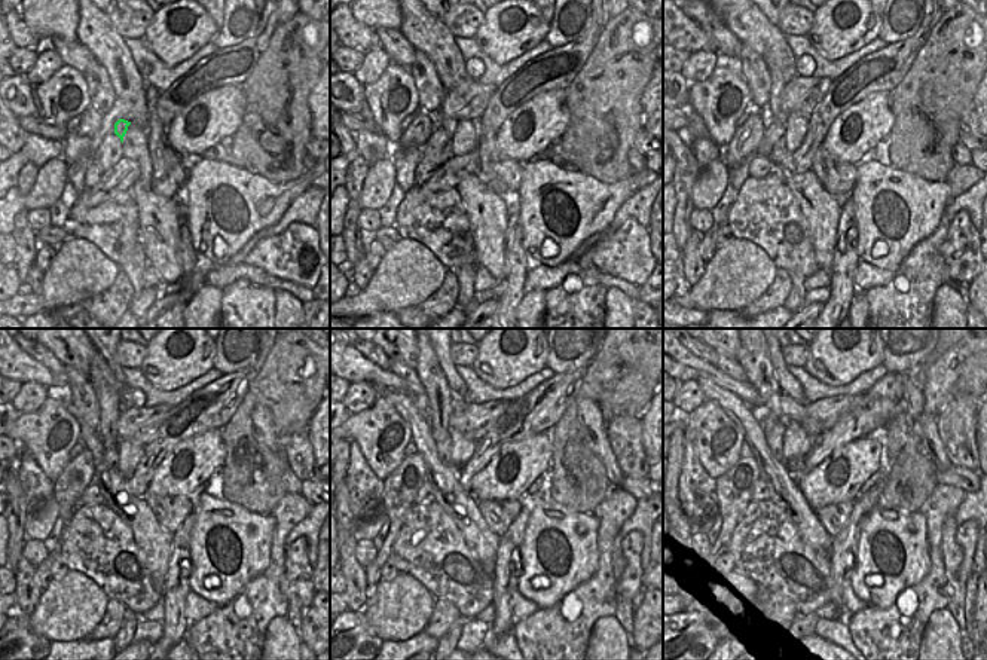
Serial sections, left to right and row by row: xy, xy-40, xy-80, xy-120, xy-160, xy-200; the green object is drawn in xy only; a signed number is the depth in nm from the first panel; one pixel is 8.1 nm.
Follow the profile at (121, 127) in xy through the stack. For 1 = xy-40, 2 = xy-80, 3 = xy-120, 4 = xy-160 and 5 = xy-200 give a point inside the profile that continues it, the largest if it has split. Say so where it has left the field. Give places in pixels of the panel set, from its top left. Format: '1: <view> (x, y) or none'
1: xy-40 (448, 124)
2: xy-80 (775, 112)
3: xy-120 (107, 388)
4: xy-160 (437, 390)
5: xy-200 (754, 358)

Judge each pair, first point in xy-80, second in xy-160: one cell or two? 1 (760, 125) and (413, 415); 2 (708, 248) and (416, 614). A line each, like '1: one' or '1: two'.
1: two
2: two

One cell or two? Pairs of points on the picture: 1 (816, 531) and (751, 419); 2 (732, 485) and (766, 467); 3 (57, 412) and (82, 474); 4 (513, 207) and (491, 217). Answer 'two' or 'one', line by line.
1: one
2: two
3: two
4: two

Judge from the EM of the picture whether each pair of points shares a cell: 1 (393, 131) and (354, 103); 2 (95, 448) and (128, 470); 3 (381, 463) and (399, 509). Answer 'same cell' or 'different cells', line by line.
1: different cells
2: different cells
3: different cells

